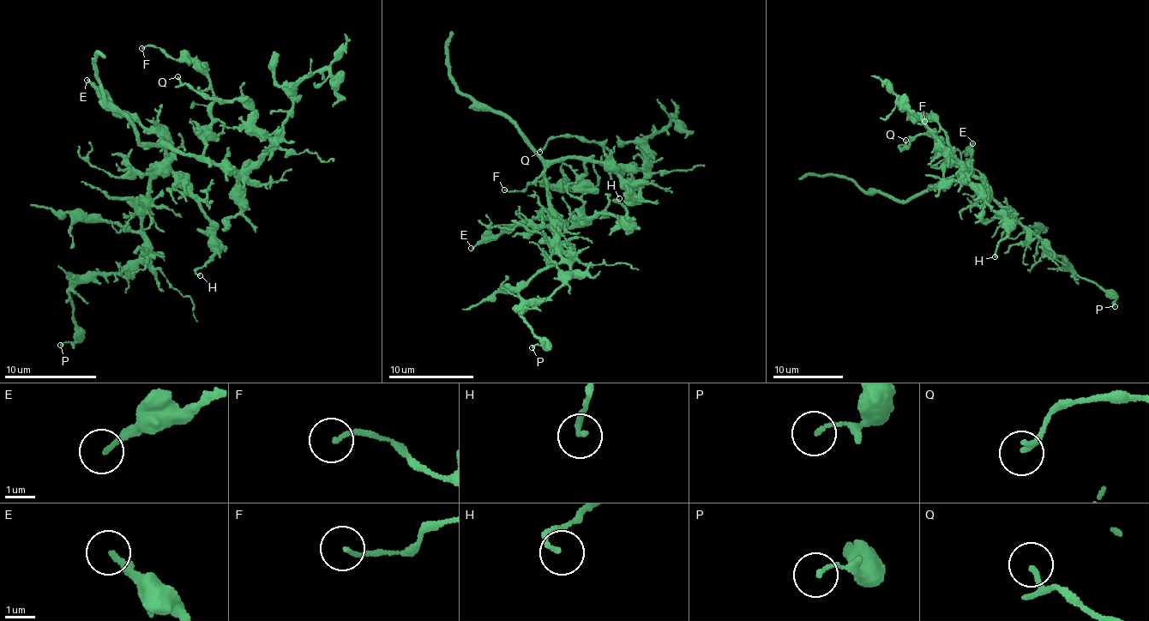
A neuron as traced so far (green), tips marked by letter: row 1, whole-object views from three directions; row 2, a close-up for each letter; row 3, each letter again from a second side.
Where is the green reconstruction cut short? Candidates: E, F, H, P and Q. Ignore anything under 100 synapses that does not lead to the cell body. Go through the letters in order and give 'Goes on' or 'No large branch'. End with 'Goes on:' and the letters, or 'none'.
E: No large branch
F: No large branch
H: No large branch
P: No large branch
Q: No large branch
Goes on: none

